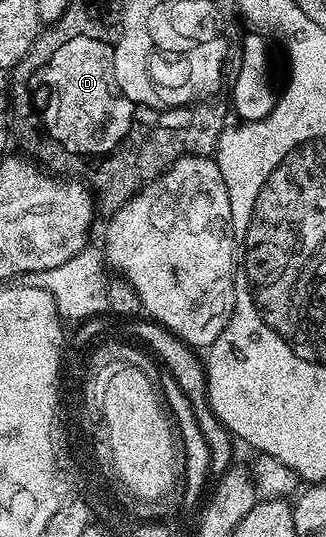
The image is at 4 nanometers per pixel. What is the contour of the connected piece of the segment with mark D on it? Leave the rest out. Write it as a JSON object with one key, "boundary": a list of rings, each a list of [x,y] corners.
{"boundary":[[[104,39],[75,40],[65,48],[61,48],[51,60],[51,64],[38,68],[34,73],[37,78],[37,92],[33,100],[39,106],[43,103],[41,117],[48,125],[47,130],[73,150],[92,150],[96,156],[104,155],[110,152],[128,132],[127,120],[131,98],[122,94],[118,88],[113,62],[114,52]]]}

